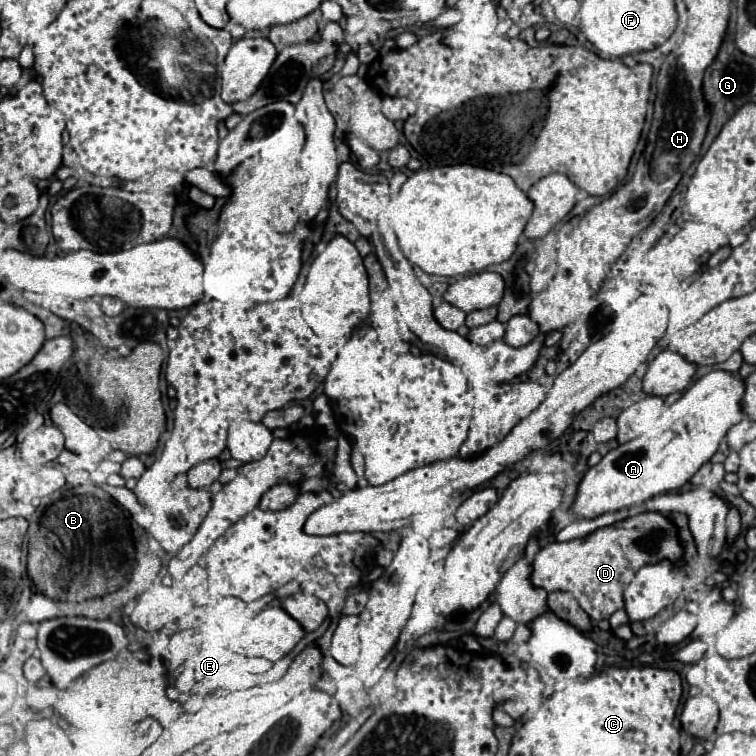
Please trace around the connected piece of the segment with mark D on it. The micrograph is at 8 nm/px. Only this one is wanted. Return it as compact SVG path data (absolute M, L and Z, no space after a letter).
M644 512L616 522L616 526L600 528L582 540L552 542L542 546L534 558L530 582L534 588L544 588L546 592L562 590L572 594L580 602L582 610L594 622L600 622L624 606L622 592L626 588L626 576L634 578L638 568L664 558L678 564L680 556L682 550L676 526L658 512Z

